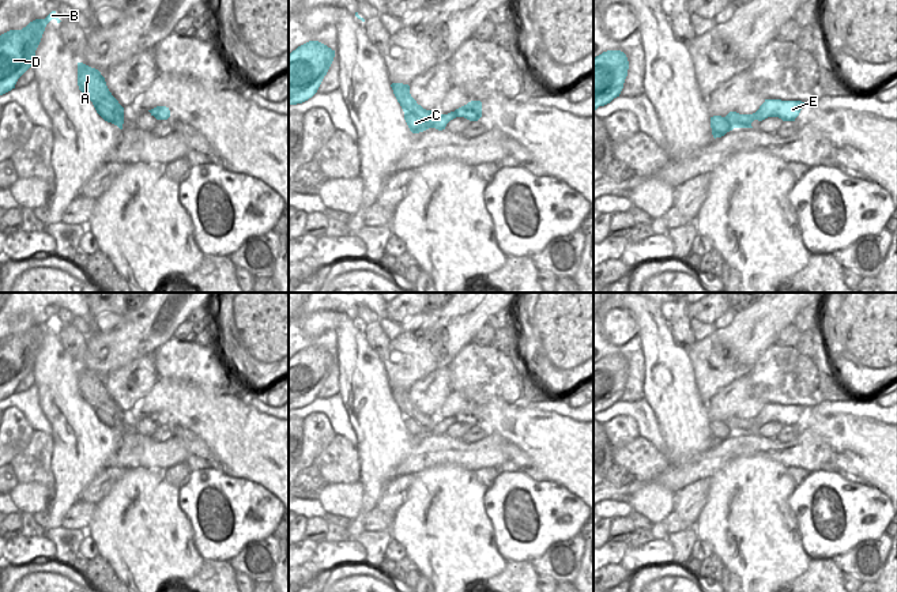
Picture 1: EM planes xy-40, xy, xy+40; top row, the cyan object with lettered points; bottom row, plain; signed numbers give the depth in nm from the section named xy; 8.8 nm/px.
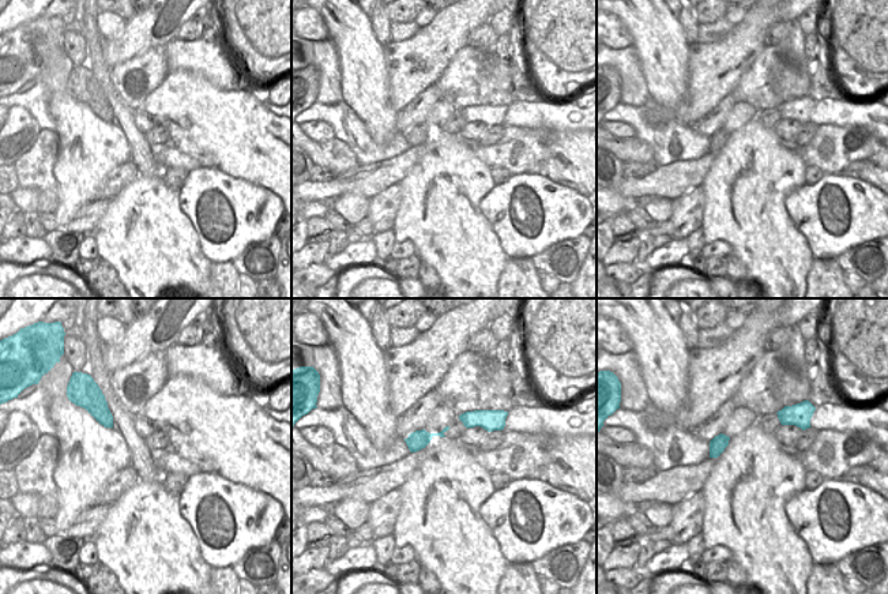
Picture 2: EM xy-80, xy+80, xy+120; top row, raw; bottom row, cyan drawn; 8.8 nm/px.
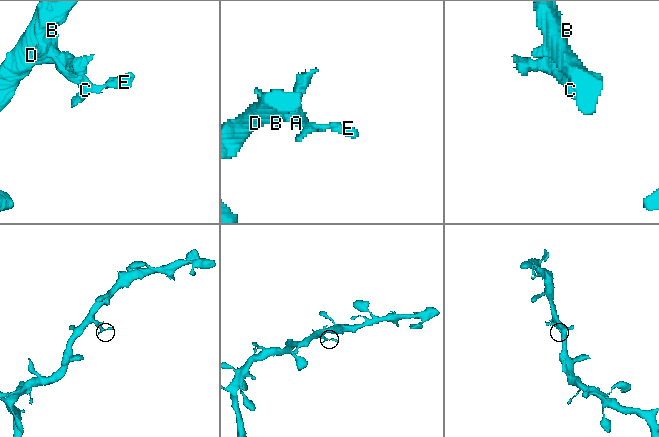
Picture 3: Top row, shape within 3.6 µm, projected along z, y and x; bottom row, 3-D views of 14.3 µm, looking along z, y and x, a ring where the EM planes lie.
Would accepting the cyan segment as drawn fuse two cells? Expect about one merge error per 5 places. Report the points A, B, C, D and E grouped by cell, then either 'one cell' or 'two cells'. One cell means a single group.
A B C D E; one cell

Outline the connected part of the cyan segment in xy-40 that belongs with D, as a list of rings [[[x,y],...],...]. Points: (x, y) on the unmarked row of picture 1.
[[[52,316],[45,324],[35,324],[22,335],[0,340],[0,400],[15,393],[18,384],[34,370],[35,355],[52,324],[61,327]]]

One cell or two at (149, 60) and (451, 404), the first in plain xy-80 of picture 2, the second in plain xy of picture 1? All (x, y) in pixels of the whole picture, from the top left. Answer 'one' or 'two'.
two

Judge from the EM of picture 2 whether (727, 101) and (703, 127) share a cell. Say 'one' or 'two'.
one

